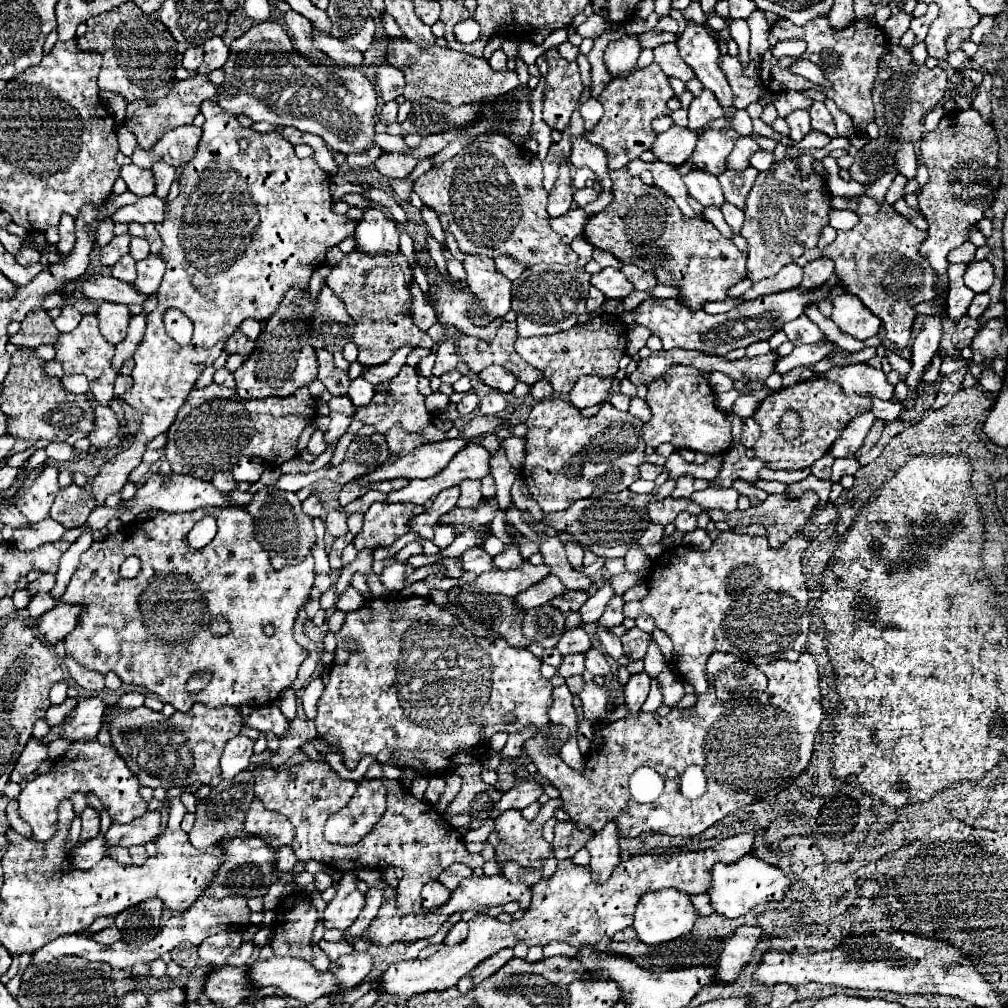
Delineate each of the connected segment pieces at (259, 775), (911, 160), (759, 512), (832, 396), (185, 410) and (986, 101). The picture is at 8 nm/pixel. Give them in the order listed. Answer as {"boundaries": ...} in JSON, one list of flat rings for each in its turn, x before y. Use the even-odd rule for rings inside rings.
{"boundaries":[[[307,760,301,764,295,764,291,768,257,768,255,770,255,796,265,804,267,810,275,810,283,816,287,816,295,828,295,836,291,840,291,848,295,852,295,856,303,862,307,860,317,860,321,864,327,864,335,870,359,870,359,868,381,868,381,866,401,866,405,870,405,876,398,883,397,887,397,906,401,908,403,914,411,914,417,912,421,908,421,888,423,884,437,880,437,876,449,868,455,862,461,862,469,868,477,868,483,866,483,856,481,854,471,854,465,848,465,840,463,836,451,826,447,824,447,820,441,818,441,814,427,802,413,798,407,790,403,794,395,794,395,792,387,792,387,808,385,814,381,816,381,820,375,824,375,828,357,844,353,846,335,846,329,844,327,840,323,840,323,826,325,820,329,818,331,812,337,812,337,802,345,802,349,800,349,796,353,796,357,790,357,782,351,780,343,780,325,760]],[[905,142,903,146,899,146,899,150,895,152,895,164,897,164,897,172,907,176,909,180,915,176,915,170,917,170,917,156,915,156,915,150,913,150,913,142]],[[811,490,804,493,803,498,797,498,797,500,791,500,783,494,769,494,769,498,761,504,761,506,751,507,745,511,735,510,733,514,725,514,721,510,709,510,709,516,711,520,719,522,719,520,725,520,731,528,747,527,752,524,763,524,765,530,767,530,768,541,771,547,780,548,795,532,801,532,811,510,816,508,818,504,818,496]],[[811,378,807,382,799,382,789,388,781,388,775,394,767,396,761,406,755,412,755,422,761,426,761,438,755,442,753,450,757,458,769,462,771,470,801,470,809,468,815,460,825,456,833,442,841,436,843,428,859,414,867,412,871,408,869,398,857,398,843,394,841,386,835,382,829,382,825,378],[787,410,799,410,803,420,803,432,799,440,785,442,777,434,777,424,783,412]],[[209,384,205,388,193,388,187,396,187,402,181,406,175,422,167,430,165,458,169,460,175,474,191,474,201,480,211,480,219,470,231,470,241,458,261,458,269,466,281,466,297,454,297,440,301,432,315,422,317,418,317,400,311,396,309,386,301,386,295,394,287,398,261,398,261,400,243,400,235,394,233,388,221,384]],[[985,74,983,82,979,86,979,94,973,100,973,108,979,110,985,120,991,118,991,86,993,86,993,76,991,74]]]}

